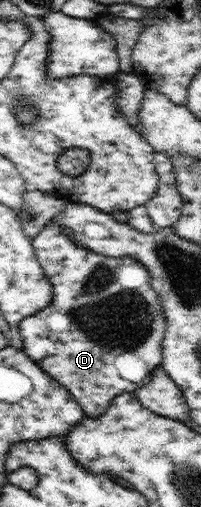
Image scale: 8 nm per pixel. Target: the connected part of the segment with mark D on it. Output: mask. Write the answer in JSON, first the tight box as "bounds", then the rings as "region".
{"bounds":[19,220,167,418],"region":[[[51,220],[32,240],[35,256],[51,281],[51,305],[19,323],[23,352],[51,378],[67,388],[81,405],[85,416],[99,418],[107,412],[111,400],[123,391],[134,391],[149,383],[153,369],[163,359],[163,336],[167,322],[150,280],[149,271],[129,256],[109,258],[97,254],[63,234],[63,228]]]}

